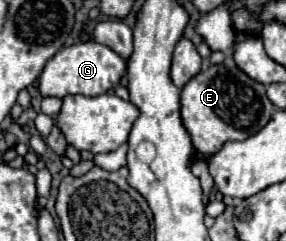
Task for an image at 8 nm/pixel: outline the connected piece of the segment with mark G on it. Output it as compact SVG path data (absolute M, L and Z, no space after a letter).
M84 42L68 46L56 52L44 66L40 74L40 94L42 96L58 96L64 98L66 94L84 94L84 96L100 96L112 90L126 72L126 60L98 42Z

